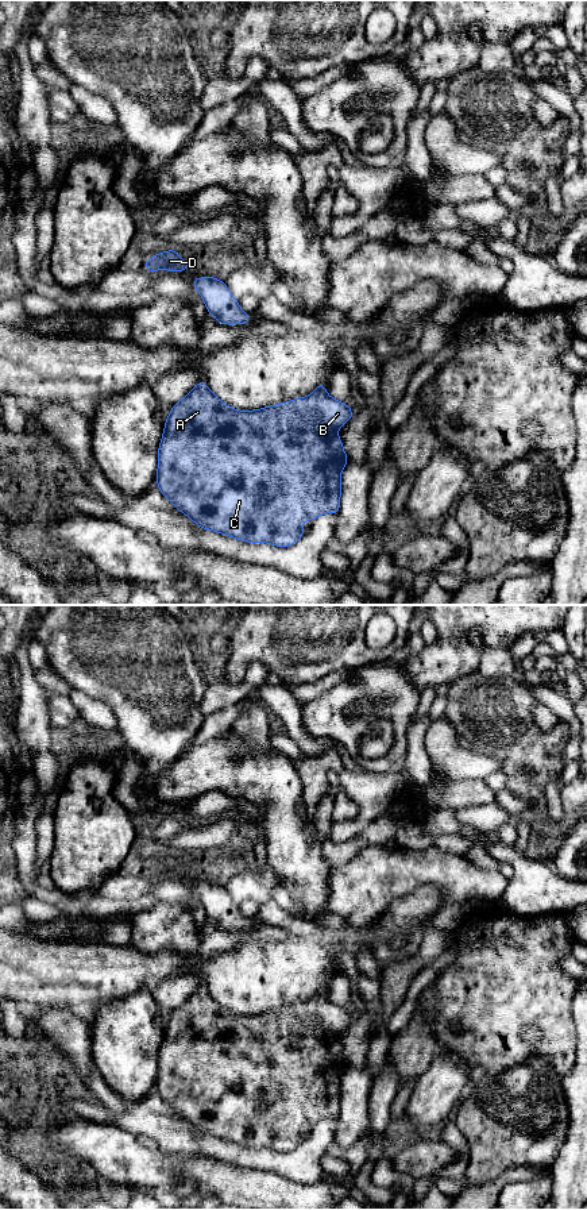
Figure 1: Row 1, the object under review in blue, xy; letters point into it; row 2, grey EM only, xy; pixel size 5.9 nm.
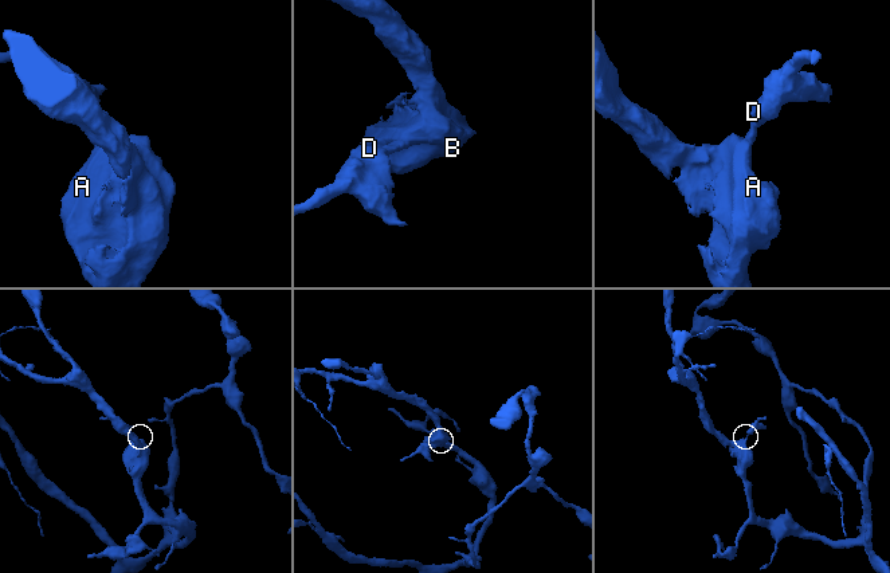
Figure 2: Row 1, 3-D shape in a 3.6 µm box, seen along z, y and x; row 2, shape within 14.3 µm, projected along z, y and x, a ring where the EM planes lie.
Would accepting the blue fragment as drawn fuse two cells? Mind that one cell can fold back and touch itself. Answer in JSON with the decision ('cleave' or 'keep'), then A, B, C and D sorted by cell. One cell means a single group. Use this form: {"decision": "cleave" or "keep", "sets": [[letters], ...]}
{"decision": "keep", "sets": [["A", "B", "C", "D"]]}

